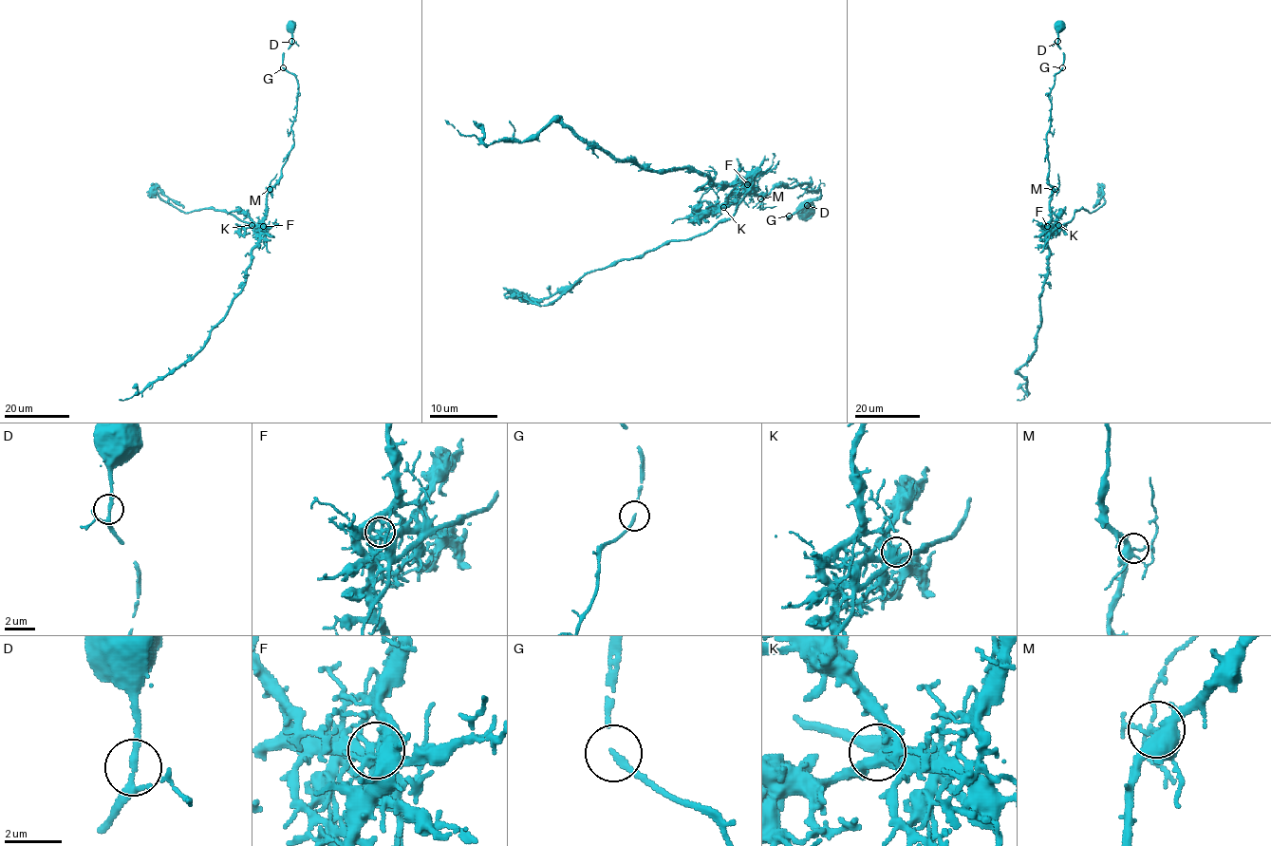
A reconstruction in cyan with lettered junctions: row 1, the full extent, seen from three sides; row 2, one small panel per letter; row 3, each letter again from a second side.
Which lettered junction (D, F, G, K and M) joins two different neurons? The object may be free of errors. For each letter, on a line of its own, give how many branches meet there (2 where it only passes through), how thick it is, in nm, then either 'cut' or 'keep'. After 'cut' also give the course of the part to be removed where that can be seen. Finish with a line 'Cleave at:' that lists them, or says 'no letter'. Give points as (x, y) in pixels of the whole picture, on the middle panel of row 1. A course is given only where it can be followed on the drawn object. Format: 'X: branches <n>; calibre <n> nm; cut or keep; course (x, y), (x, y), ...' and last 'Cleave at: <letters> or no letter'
D: branches 3; calibre 200 nm; keep
F: branches 7; calibre 280 nm; cut; course (747, 183), (735, 213), (709, 230), (585, 272), (542, 305), (523, 296), (542, 300), (581, 281)
G: branches 2; calibre 150 nm; keep
K: branches 4; calibre 380 nm; keep
M: branches 4; calibre 360 nm; keep
Cleave at: F

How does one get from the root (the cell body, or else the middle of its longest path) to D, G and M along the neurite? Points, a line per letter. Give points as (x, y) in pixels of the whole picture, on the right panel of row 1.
D: (1046, 234), (1052, 195), (1046, 143), (1050, 124), (1050, 92), (1055, 76), (1063, 63), (1063, 53), (1057, 41)
G: (1046, 234), (1052, 195), (1046, 143), (1050, 124), (1050, 92), (1056, 74), (1062, 67)
M: (1046, 234), (1050, 219), (1050, 199), (1055, 189)

